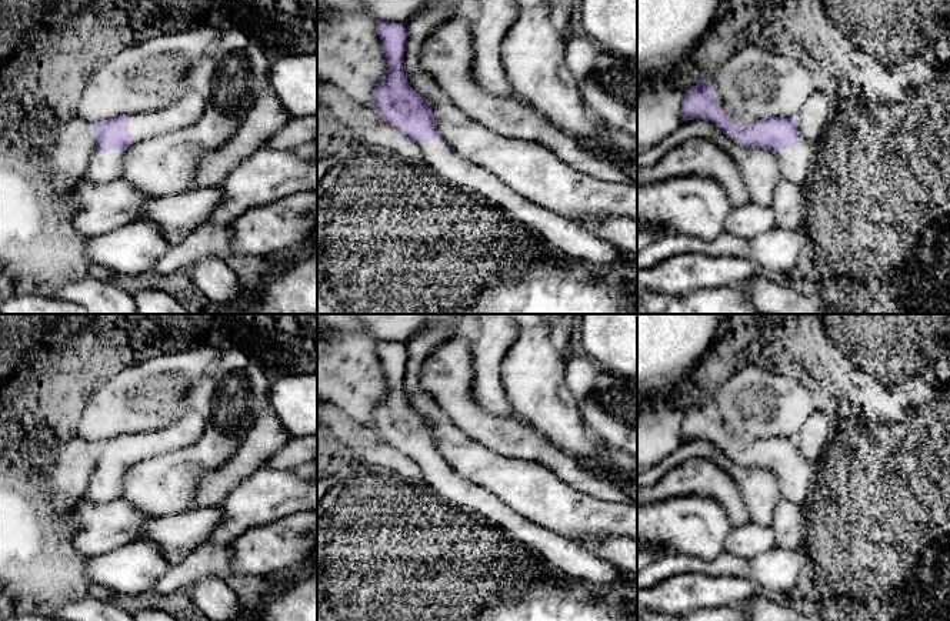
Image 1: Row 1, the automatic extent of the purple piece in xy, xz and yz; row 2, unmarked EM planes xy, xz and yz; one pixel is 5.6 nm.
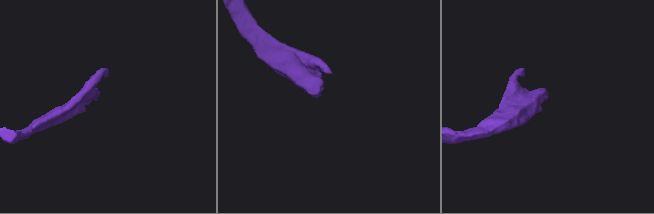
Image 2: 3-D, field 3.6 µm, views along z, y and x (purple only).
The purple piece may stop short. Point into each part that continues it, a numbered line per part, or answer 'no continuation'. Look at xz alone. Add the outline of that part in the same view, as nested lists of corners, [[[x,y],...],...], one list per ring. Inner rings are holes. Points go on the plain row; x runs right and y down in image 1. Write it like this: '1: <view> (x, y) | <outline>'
1: xz (567, 556) | [[[433,458],[417,465],[423,481],[449,503],[487,517],[513,540],[536,550],[549,564],[573,578],[593,584],[607,584],[627,578],[613,564],[601,561],[577,541],[536,525],[484,487],[460,477],[454,470],[447,471],[444,461],[444,458]]]

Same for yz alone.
1: yz (796, 483) | [[[800,454],[797,461],[791,468],[779,471],[777,480],[781,498],[801,505],[810,495],[816,481],[816,460]]]

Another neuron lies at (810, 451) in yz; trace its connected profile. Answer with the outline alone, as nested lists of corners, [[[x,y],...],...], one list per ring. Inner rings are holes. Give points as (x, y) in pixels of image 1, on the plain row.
[[[813,413],[793,437],[800,454],[817,460],[831,434],[831,420],[820,413]]]

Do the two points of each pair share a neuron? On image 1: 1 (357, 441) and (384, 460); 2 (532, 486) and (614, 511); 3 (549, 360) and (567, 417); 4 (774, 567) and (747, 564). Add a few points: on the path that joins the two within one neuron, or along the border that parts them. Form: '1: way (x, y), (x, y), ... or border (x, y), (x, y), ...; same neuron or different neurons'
1: way (364, 443), (377, 453); same neuron
2: way (552, 504), (566, 511), (594, 511); same neuron
3: way (549, 374), (549, 399), (553, 403); same neuron
4: way (767, 567), (754, 567); same neuron

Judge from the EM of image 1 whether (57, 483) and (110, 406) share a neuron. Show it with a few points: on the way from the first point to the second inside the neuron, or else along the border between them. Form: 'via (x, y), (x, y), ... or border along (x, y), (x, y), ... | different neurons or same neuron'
border along (77, 437), (92, 444) | different neurons

